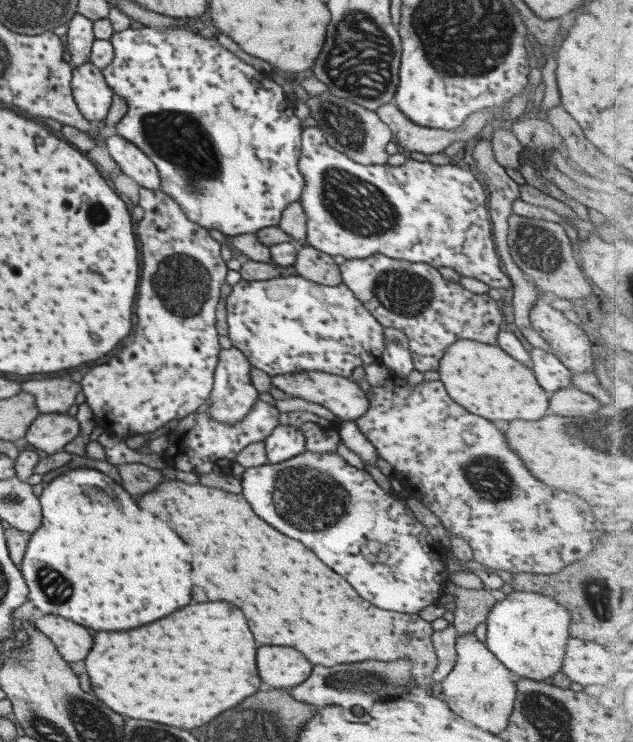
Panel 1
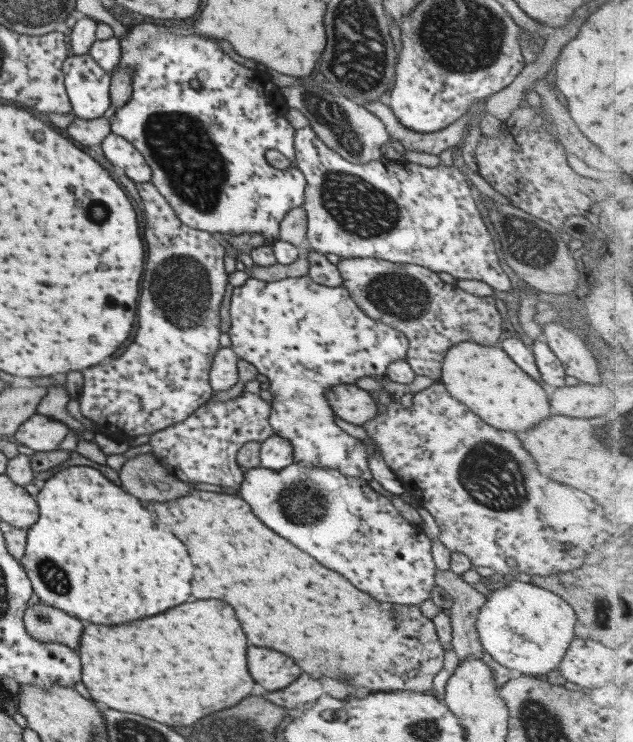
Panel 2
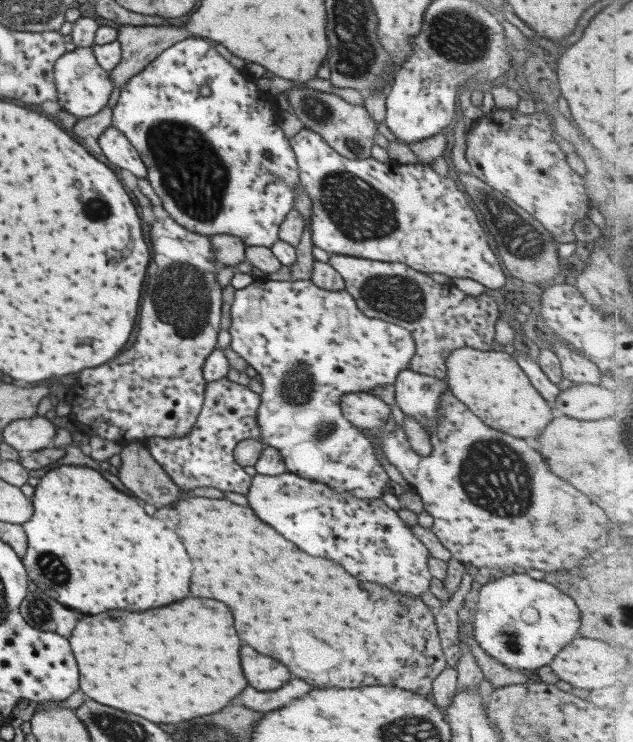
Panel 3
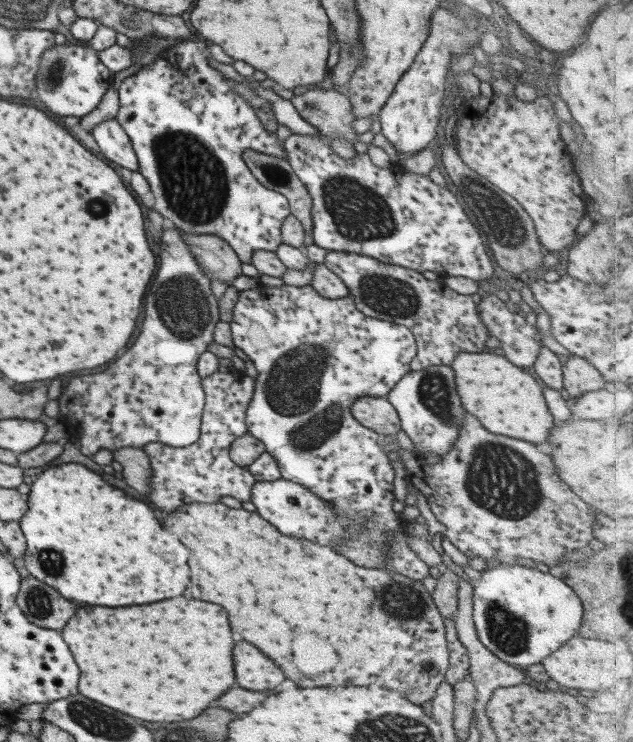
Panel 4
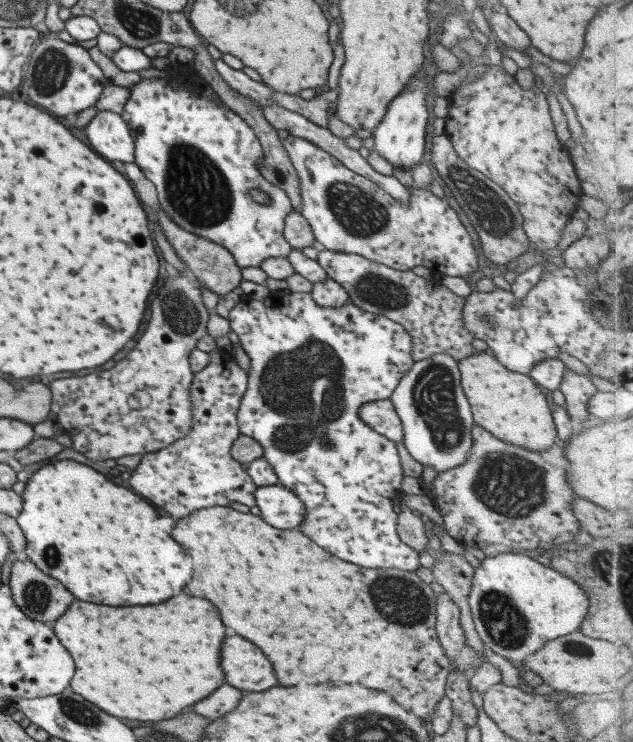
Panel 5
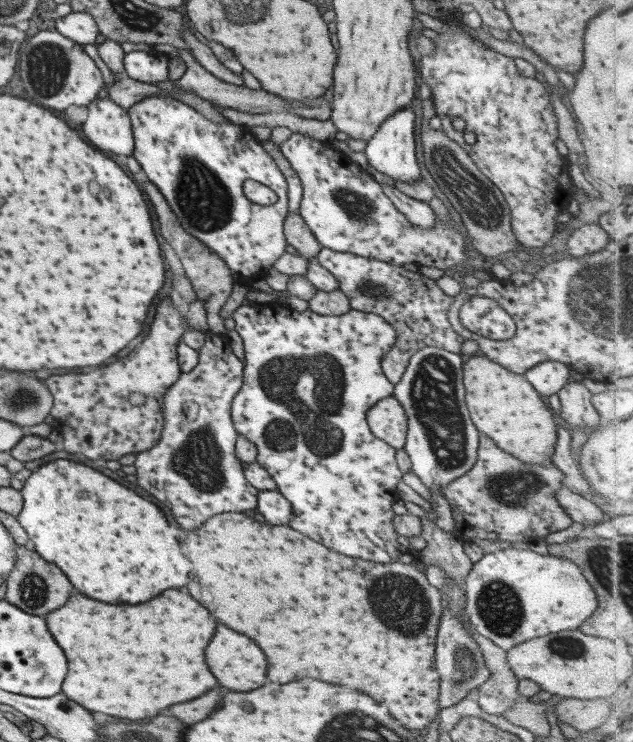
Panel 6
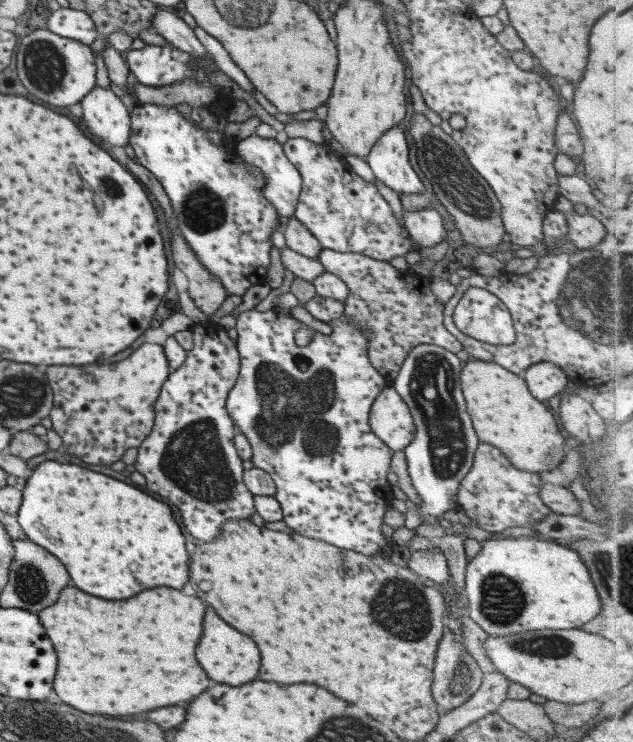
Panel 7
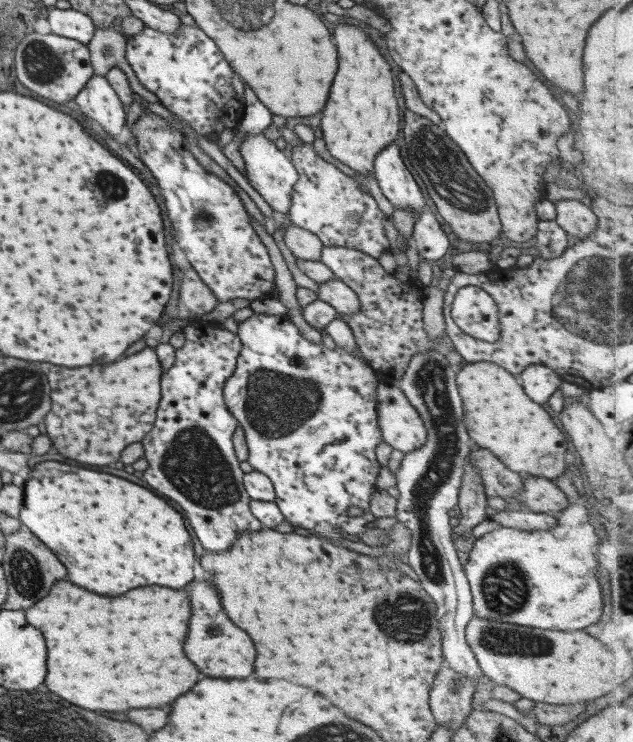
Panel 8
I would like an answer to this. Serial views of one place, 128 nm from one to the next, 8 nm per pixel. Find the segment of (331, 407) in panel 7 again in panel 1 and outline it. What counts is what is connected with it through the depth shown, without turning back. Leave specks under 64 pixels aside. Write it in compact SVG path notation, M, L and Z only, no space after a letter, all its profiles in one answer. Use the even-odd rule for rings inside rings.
M291 274L262 281L247 281L239 279L229 291L225 303L226 310L226 336L231 341L231 345L247 358L247 362L260 371L271 376L298 374L299 371L323 371L332 375L350 378L351 371L356 366L367 366L371 363L381 363L381 352L385 350L383 343L383 328L371 316L370 312L354 297L354 294L342 282L337 286L317 284L299 276ZM306 411L281 412L278 424L298 428L304 436L305 451L312 453L332 453L340 440L332 422Z

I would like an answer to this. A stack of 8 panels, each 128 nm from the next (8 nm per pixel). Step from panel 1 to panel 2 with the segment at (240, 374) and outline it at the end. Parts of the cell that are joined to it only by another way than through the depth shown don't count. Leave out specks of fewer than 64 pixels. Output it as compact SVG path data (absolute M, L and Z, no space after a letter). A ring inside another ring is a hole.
M220 347L213 356L209 369L209 387L213 394L235 386L238 380L237 356L231 347Z

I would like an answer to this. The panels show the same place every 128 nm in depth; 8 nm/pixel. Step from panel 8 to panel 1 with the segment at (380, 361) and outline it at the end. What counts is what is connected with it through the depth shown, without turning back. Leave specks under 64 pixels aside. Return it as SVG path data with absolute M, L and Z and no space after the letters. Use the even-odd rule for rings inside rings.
M377 254L362 259L345 259L338 269L342 283L351 290L354 297L367 309L367 312L371 313L371 316L374 316L382 328L395 328L403 332L413 368L421 373L436 370L445 350L456 341L465 339L496 345L499 324L503 320L500 303L491 299L487 293L473 294L459 283L443 279L437 269L428 264L409 263Z

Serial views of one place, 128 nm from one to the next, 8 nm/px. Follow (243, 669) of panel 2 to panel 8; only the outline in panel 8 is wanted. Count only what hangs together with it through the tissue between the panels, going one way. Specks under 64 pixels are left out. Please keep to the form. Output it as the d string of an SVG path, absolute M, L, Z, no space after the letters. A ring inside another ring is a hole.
M57 580L43 600L24 610L27 622L41 631L47 646L45 686L59 698L85 708L125 712L131 708L157 708L171 704L197 680L197 668L183 654L183 640L189 622L189 600L183 590L133 588L121 596L97 596L71 582Z

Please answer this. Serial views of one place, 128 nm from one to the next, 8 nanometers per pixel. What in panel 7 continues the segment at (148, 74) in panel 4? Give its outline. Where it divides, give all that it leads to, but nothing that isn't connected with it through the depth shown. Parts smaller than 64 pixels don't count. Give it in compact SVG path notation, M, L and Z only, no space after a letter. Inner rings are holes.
M136 104L133 108L129 110L130 119L129 119L129 136L128 144L133 149L133 156L135 160L146 168L151 176L154 176L159 184L162 186L162 189L165 191L167 198L169 199L170 207L174 212L174 218L176 220L176 225L179 229L179 234L185 239L185 242L189 245L189 248L195 253L195 256L199 259L199 262L211 273L214 274L223 285L223 288L226 290L227 296L229 295L243 295L245 290L249 288L252 281L255 281L257 278L261 278L261 275L266 272L268 264L270 263L270 250L272 249L271 243L271 232L277 228L277 211L272 207L271 203L268 203L267 200L263 198L262 188L265 184L266 178L263 175L260 175L260 172L257 169L254 169L250 164L244 163L242 156L240 155L240 143L237 141L228 141L224 138L223 143L214 143L211 139L208 139L208 136L204 133L204 130L199 128L199 126L193 126L185 116L182 116L176 109L173 107L162 107L156 104L147 104L144 105Z

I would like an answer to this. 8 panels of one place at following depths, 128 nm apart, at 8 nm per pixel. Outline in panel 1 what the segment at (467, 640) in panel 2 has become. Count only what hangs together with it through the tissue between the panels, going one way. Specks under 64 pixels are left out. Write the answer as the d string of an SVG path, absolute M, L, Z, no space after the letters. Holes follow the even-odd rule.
M448 579L444 582L444 592L451 594L455 602L451 625L455 627L458 636L470 633L477 624L484 622L489 609L496 603L488 590L469 590L455 586Z

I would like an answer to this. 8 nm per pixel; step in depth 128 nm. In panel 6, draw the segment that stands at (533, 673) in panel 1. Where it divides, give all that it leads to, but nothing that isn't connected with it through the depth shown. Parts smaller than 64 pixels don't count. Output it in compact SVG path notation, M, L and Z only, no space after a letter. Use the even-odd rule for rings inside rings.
M511 546L484 553L471 565L464 581L464 612L468 622L483 638L504 651L535 636L545 636L549 632L561 630L575 630L597 608L595 594L577 568L577 565L565 558L551 554L539 555L529 549L521 550Z

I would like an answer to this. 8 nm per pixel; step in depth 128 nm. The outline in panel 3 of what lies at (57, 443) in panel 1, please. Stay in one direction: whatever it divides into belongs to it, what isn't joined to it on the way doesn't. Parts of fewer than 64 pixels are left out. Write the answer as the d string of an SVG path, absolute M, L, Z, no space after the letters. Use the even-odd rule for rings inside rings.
M35 414L28 419L12 420L1 430L1 433L2 441L22 455L50 446L56 433L56 427L49 421L49 415L40 417Z

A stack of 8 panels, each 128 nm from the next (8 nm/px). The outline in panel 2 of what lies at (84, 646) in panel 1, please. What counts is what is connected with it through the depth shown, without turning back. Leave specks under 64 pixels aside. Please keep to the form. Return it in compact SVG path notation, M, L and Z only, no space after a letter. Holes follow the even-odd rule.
M38 602L25 608L22 621L27 634L35 640L62 644L77 652L83 624L76 618Z

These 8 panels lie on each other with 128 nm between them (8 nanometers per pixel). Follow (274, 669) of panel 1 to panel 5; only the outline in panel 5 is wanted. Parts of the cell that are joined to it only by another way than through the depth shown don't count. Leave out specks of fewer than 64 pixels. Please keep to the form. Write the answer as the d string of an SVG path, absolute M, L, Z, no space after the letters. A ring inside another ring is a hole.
M227 636L221 646L221 668L225 682L237 690L261 692L277 684L269 660L251 642Z

